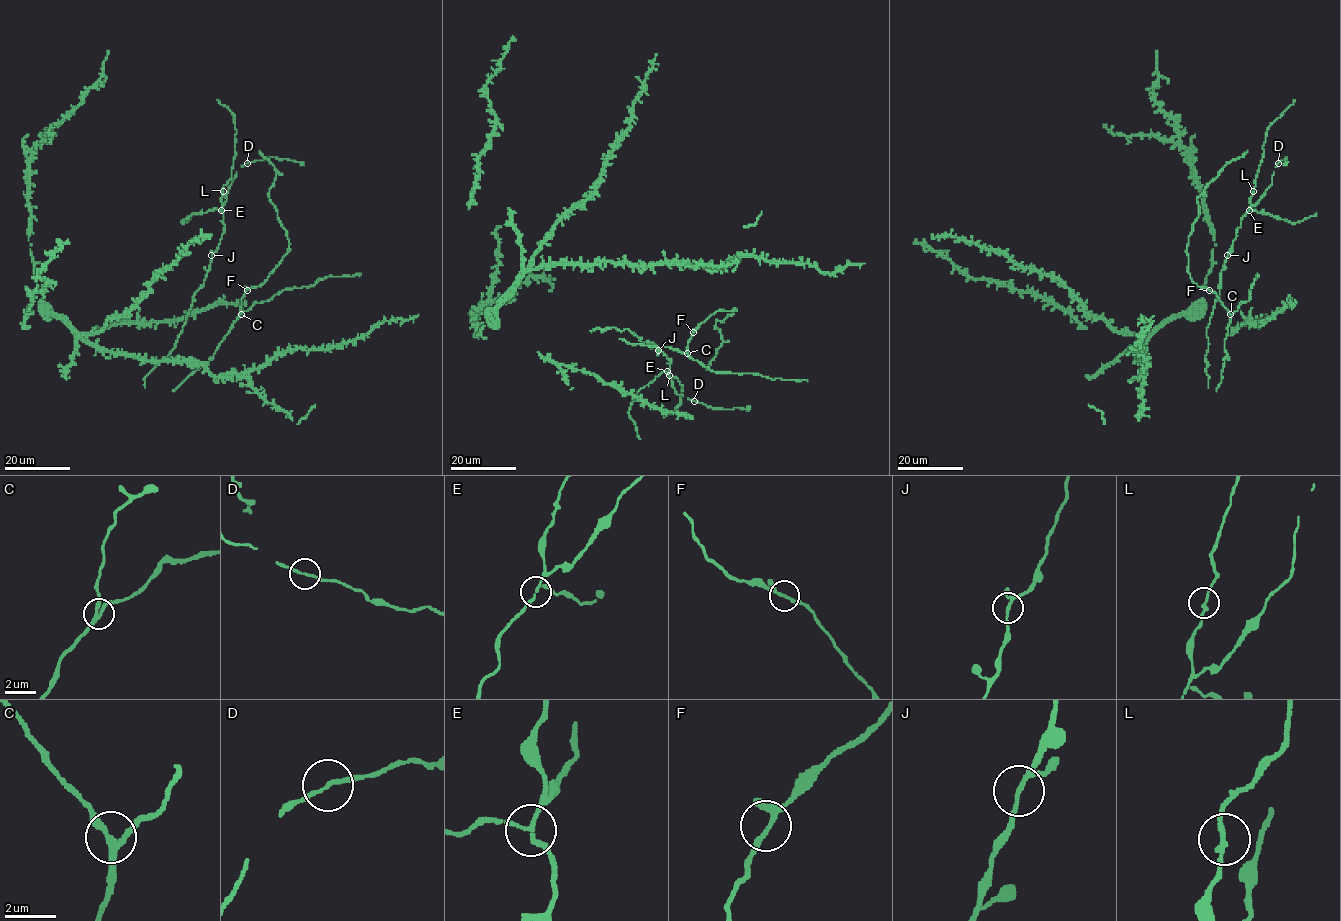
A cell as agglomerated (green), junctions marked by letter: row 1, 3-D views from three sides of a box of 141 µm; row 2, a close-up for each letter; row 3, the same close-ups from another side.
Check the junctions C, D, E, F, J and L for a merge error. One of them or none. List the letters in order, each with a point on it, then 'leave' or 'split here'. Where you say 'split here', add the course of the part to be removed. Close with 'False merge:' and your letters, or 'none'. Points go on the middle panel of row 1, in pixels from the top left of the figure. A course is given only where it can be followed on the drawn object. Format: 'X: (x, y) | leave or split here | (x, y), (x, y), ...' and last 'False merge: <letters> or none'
C: (687, 353) | leave
D: (694, 401) | leave
E: (667, 371) | split here | (667, 371), (640, 389), (628, 409), (639, 439)
F: (693, 332) | leave
J: (658, 350) | leave
L: (669, 375) | leave
False merge: E

